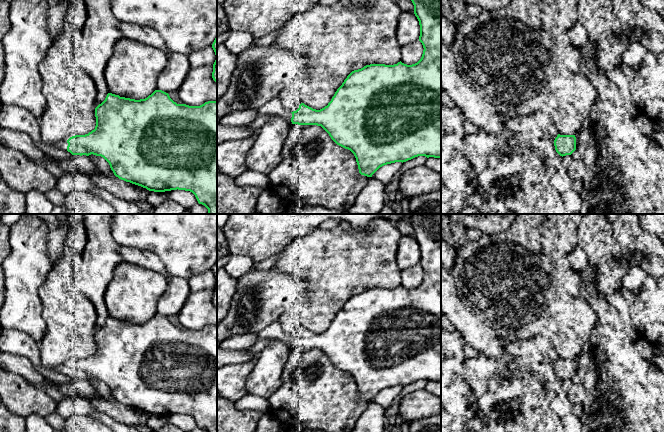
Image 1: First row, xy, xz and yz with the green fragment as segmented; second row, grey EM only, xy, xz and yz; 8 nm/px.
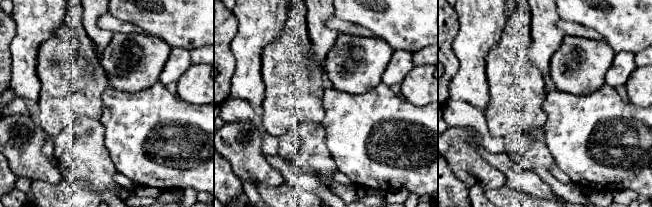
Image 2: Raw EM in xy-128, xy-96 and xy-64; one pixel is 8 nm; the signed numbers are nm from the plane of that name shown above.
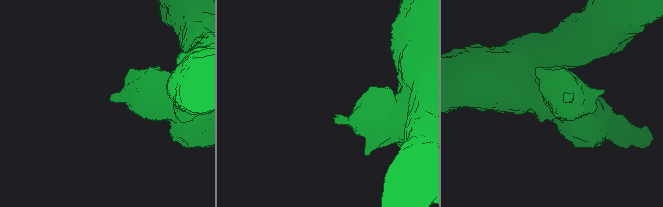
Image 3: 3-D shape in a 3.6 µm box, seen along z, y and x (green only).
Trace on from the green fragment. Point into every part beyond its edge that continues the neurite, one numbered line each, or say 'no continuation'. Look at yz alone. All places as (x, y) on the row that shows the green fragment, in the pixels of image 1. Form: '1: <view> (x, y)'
no continuation

